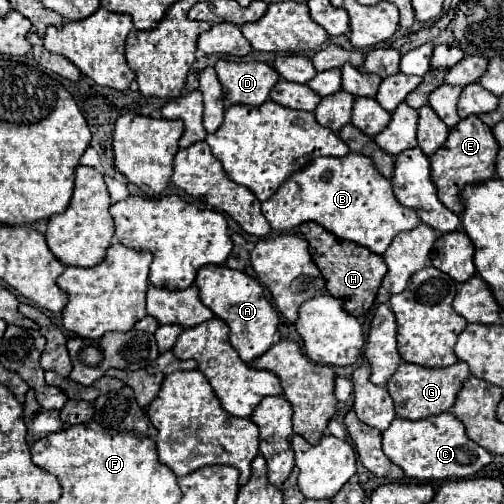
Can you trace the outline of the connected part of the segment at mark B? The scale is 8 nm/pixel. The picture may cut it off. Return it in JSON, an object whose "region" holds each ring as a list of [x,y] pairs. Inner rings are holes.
{"region":[[[348,153],[344,157],[320,157],[308,167],[298,169],[270,199],[262,203],[262,215],[276,231],[294,229],[306,221],[320,223],[336,237],[354,241],[378,255],[388,249],[390,241],[398,233],[414,229],[420,221],[416,211],[398,203],[392,193],[390,179],[380,177],[374,163],[358,153]]]}

